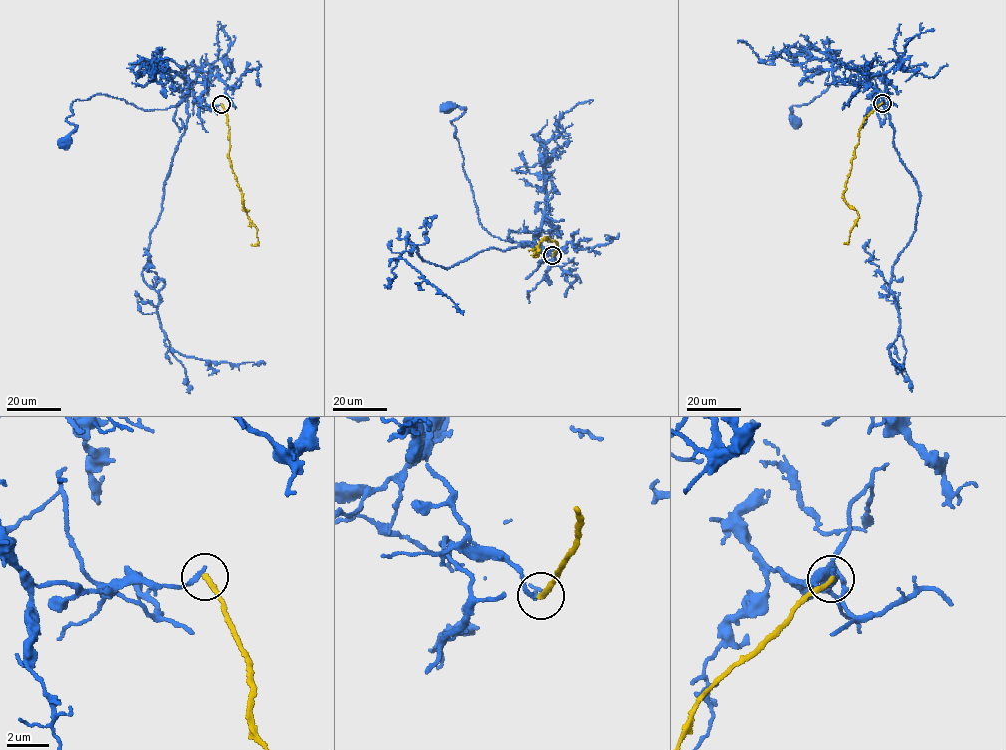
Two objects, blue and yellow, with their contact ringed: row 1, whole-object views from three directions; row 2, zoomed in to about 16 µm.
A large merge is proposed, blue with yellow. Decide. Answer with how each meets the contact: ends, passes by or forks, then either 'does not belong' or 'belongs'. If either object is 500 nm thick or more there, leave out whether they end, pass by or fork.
blue ends there; yellow ends there; does not belong

